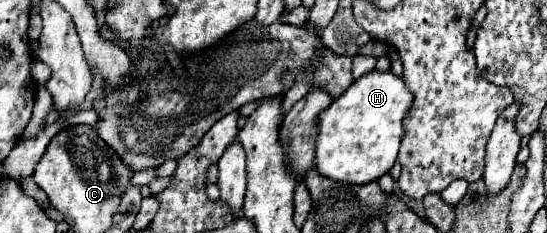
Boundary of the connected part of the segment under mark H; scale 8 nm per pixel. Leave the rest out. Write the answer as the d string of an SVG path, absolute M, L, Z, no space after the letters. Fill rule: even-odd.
M370 71L336 97L316 117L316 169L322 177L344 181L352 185L376 181L388 173L396 161L400 139L404 135L402 117L412 105L412 93L408 93L402 77L386 71Z

